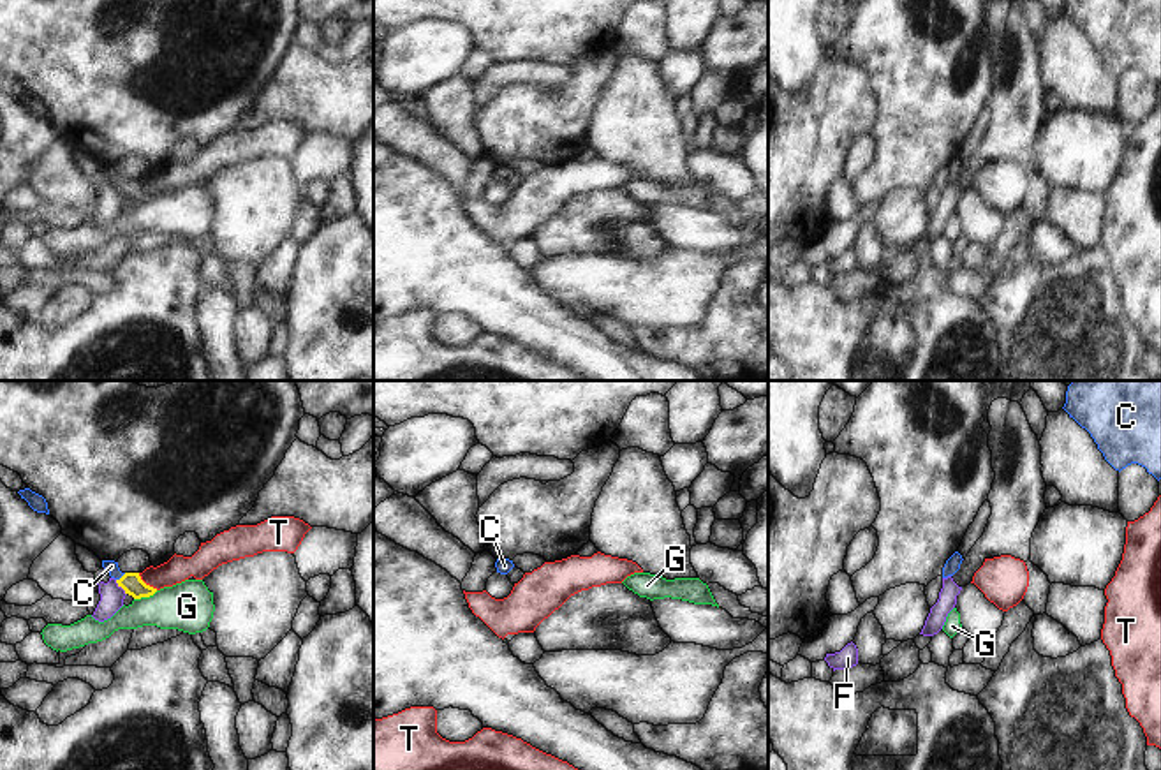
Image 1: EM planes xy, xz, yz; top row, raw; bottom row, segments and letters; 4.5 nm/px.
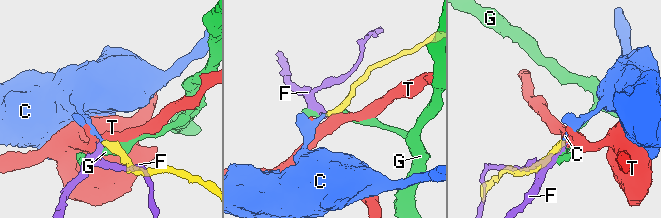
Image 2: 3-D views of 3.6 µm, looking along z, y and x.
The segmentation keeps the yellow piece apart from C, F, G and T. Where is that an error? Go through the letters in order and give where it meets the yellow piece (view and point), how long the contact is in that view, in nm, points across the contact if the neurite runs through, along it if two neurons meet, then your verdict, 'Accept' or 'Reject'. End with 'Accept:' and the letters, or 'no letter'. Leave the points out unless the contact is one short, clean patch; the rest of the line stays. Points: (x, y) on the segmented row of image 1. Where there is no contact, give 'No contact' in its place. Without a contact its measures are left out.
C: Touches yellow at xy (122, 577). Shared border 60 nm. Path across: xy (131, 582), (122, 577), (111, 566). Accept
F: Touches yellow at xy (120, 585). Shared border 90 nm. Boundary: xy (115, 580), (125, 594). Reject
G: Touches yellow at xy (145, 596). Shared border 120 nm. Boundary: xy (157, 591), (134, 599). Reject
T: Touches yellow at xy (145, 584). Shared border 120 nm. Boundary: xy (138, 573), (157, 589). Reject
Accept: C.

